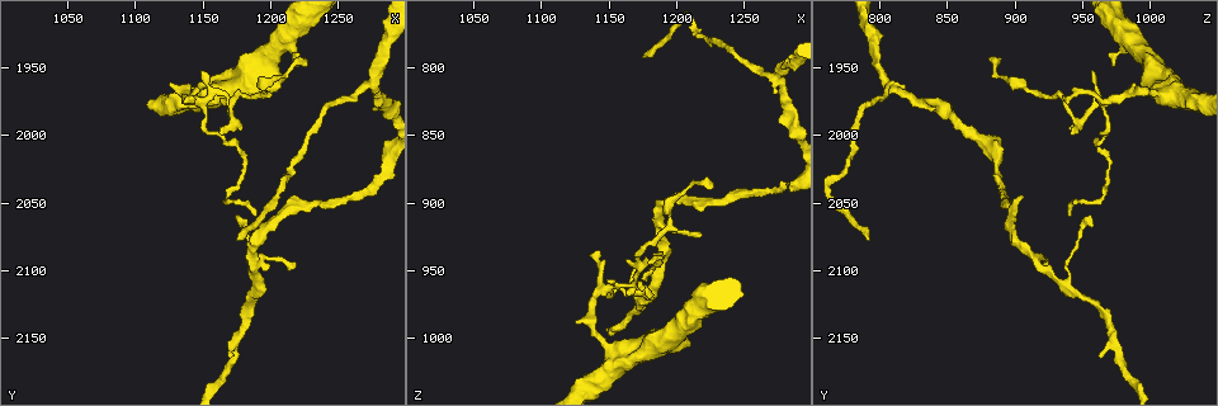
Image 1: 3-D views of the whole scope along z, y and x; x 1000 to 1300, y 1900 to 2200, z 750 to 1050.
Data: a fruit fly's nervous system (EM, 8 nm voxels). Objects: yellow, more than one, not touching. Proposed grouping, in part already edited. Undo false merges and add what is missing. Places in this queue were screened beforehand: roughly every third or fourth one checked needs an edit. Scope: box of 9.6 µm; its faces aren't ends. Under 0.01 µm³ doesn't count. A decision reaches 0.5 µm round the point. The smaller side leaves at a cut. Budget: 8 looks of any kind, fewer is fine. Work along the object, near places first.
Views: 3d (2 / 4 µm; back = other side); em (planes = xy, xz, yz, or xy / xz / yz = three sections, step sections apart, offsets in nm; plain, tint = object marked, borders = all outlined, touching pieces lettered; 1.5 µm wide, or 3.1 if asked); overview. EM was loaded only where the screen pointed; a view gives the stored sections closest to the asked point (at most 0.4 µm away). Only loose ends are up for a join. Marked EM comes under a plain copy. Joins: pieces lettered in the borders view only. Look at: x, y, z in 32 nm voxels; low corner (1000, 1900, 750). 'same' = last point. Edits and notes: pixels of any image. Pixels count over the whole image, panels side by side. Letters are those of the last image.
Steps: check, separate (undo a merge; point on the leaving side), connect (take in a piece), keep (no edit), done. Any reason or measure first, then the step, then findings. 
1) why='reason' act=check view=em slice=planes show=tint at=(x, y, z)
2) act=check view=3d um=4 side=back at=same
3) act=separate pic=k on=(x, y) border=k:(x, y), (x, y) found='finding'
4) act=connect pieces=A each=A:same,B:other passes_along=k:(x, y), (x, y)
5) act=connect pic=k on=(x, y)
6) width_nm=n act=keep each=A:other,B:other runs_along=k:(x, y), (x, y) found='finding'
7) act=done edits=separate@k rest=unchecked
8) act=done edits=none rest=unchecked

why='stops while still wide' act=check view=3d um=4 at=(1206, 1964, 998)

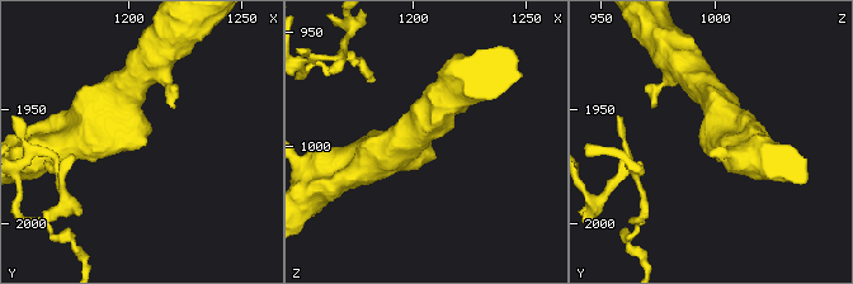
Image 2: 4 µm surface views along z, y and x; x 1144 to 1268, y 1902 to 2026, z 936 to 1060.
act=check view=em slice=yz step=4 show=tint at=(1207, 1966, 998)

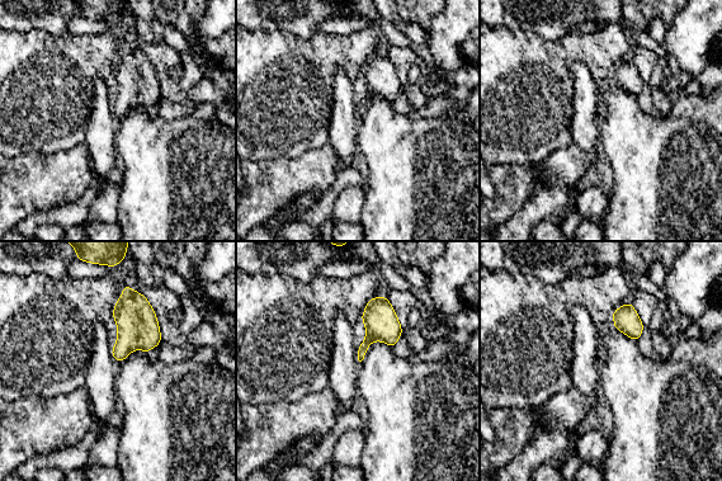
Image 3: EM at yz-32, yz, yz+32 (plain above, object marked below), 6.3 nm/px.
why='cut it another way' act=check view=em slice=planes show=borders at=same

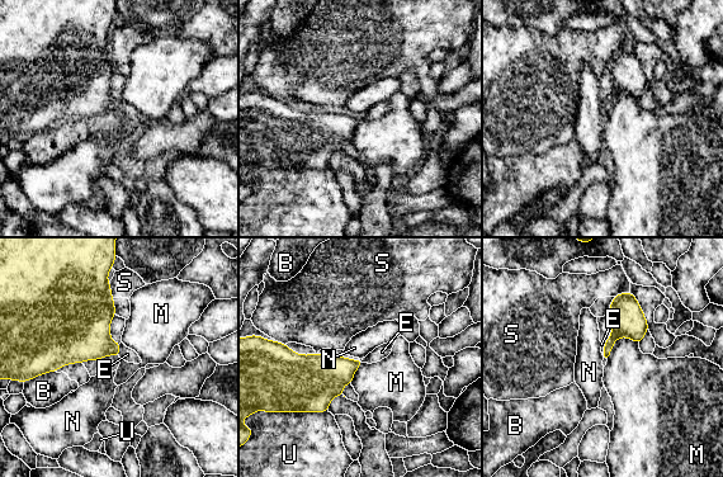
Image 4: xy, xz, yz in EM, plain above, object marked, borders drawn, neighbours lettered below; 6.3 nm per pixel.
act=connect pieces=E each=B:other,E:same,M:other,N:other,S:other,U:other passes_along=4:(84, 333), (119, 349), (127, 354) found='the neuron continues'

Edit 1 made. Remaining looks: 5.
act=check view=overview

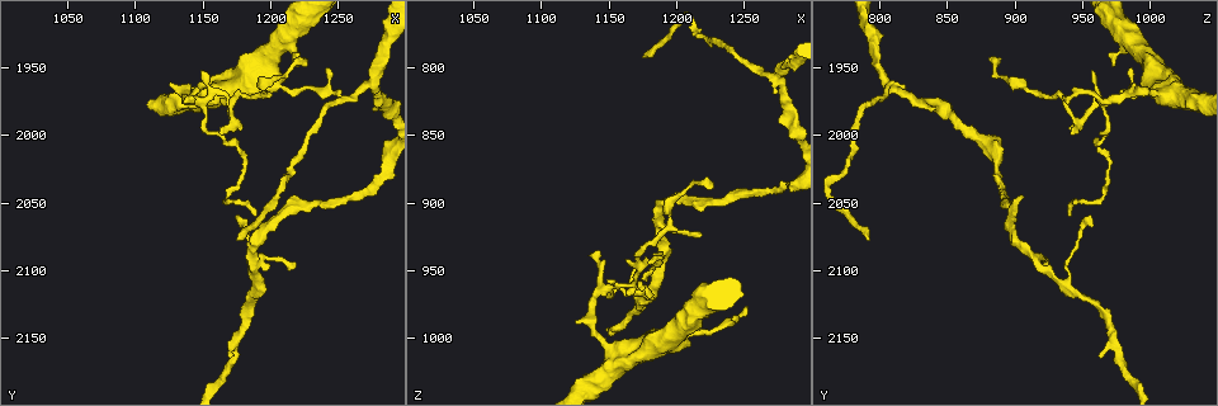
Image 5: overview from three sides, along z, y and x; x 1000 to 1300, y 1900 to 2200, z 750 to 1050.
why='three arms meet' act=check view=3d um=4 at=(1144, 1976, 966)

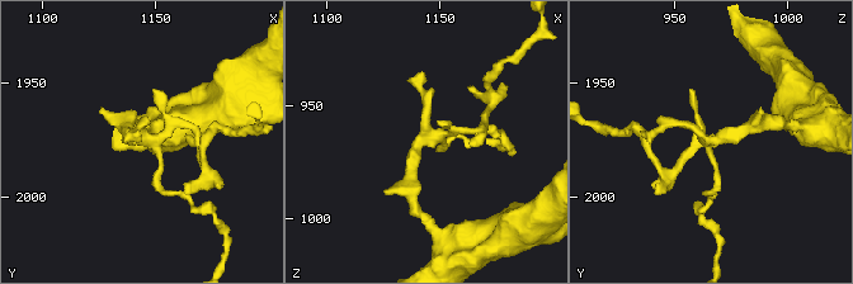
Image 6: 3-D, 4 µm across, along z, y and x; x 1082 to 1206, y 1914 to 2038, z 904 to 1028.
why='shape alone is not enough' act=check view=em slice=planes show=borders at=(1144, 1976, 966)

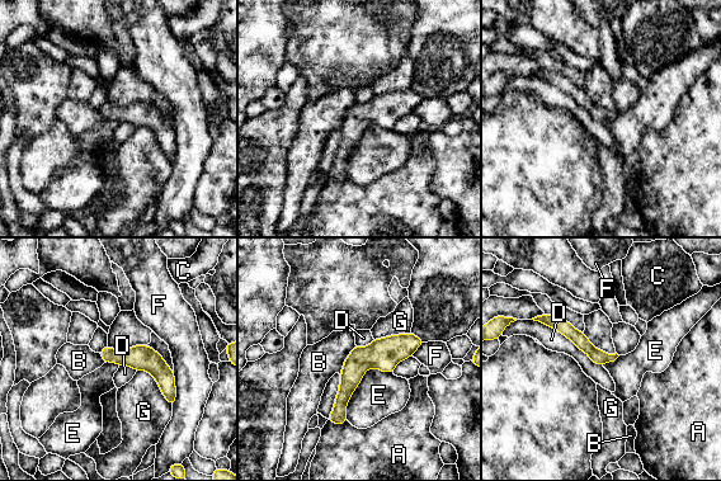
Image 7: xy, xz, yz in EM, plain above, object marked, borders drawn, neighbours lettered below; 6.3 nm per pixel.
width_nm=90 act=keep each=A:other,B:other,C:other,D:other,E:other,F:other,G:other runs_along=7:(418, 342), (371, 357), (334, 419) found='all the same neuron'

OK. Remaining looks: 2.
act=done edits=connect@4 rest=unchecked

